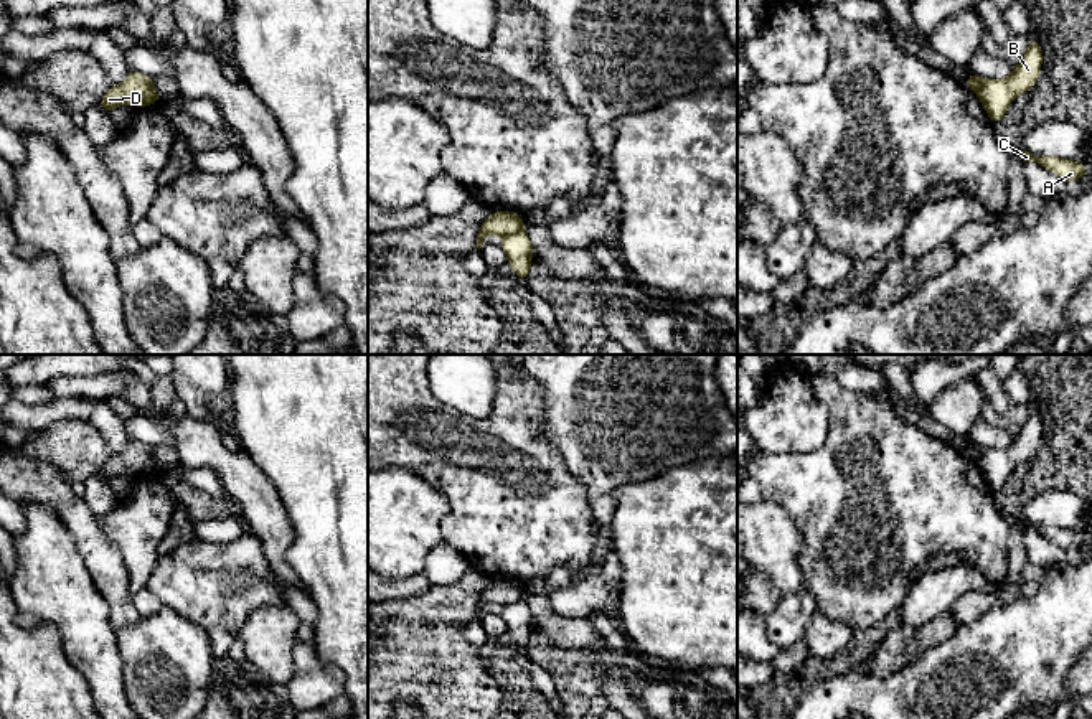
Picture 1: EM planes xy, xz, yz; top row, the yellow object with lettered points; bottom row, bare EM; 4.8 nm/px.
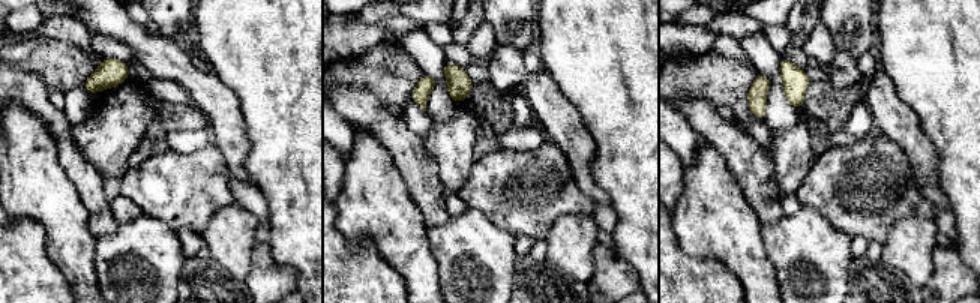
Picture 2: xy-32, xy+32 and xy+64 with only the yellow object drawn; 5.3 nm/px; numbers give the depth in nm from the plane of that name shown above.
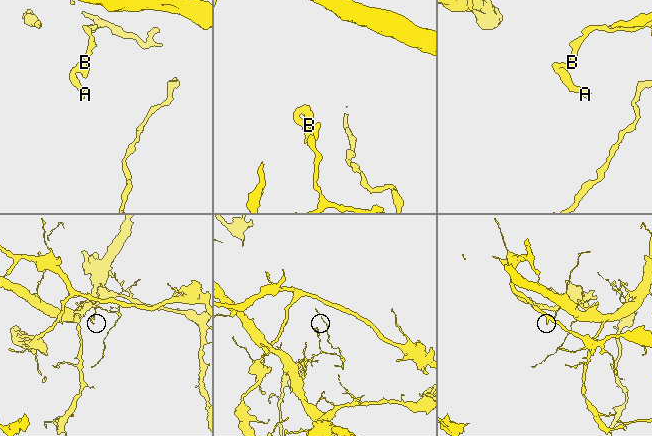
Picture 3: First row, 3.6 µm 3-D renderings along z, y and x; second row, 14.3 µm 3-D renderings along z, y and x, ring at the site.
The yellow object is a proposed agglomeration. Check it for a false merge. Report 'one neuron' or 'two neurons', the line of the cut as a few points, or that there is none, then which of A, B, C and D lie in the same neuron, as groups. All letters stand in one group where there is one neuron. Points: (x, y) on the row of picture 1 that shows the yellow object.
two neurons | xy (152, 83), (137, 104) | A C D / B

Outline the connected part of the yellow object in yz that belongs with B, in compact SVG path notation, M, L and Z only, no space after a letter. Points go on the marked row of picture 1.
M1029 38L1024 58L1014 64L1010 78L985 79L981 91L978 92L978 99L981 101L981 106L993 125L1006 115L1010 104L1018 94L1028 92L1034 86L1041 73L1041 64L1041 43Z

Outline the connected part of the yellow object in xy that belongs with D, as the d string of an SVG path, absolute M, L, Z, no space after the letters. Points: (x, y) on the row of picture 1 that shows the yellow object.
M129 71L122 84L109 87L109 91L101 99L99 106L109 114L117 106L122 106L122 104L130 104L137 107L140 101L145 97L152 84L153 84L152 78L139 71Z

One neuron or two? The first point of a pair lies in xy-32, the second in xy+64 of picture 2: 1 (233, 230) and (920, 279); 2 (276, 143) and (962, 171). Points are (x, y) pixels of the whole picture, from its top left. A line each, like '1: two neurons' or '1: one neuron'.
1: one neuron
2: one neuron

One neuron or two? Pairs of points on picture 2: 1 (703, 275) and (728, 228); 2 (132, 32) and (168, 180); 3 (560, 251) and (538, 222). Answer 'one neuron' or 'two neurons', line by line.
1: one neuron
2: two neurons
3: two neurons

